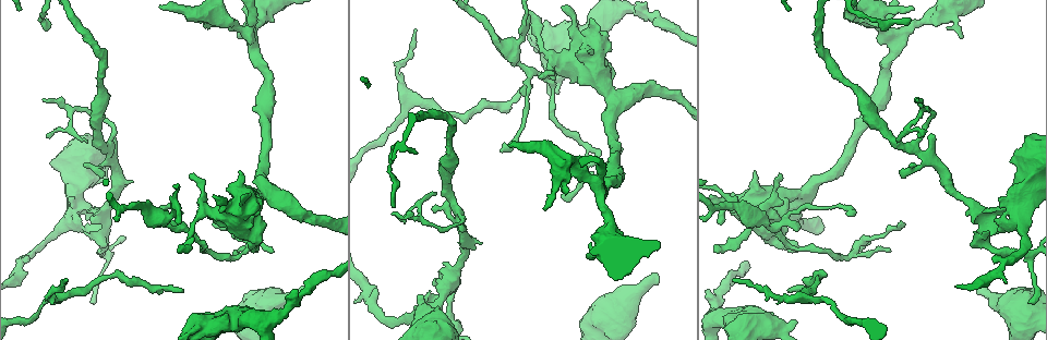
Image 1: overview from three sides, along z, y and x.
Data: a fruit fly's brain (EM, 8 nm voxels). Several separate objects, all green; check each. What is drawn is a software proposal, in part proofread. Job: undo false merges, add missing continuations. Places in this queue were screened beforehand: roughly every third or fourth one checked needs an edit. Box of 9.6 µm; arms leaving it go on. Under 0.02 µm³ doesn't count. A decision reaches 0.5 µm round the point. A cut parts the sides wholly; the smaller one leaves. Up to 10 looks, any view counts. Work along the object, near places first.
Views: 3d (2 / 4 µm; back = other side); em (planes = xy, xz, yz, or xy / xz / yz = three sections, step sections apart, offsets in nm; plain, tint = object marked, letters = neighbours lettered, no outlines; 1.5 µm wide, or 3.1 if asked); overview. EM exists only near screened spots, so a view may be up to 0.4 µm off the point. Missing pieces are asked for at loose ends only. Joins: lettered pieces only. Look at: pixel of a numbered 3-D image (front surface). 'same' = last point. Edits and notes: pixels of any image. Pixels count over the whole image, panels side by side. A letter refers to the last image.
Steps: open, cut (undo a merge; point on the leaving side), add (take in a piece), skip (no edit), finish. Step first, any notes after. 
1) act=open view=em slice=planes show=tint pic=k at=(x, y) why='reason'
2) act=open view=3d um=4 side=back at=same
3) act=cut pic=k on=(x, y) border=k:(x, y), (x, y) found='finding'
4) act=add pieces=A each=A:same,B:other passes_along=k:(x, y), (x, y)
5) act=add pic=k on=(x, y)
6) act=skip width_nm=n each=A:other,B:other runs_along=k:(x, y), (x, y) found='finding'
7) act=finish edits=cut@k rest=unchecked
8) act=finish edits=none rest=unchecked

act=open view=em slice=planes show=plain pic=1 at=(427, 225) why='abrupt turn'

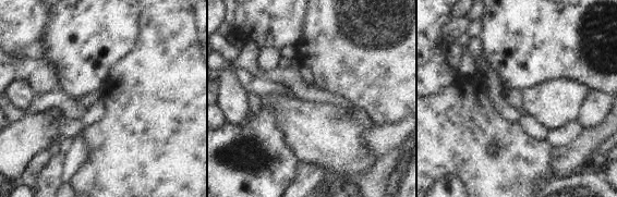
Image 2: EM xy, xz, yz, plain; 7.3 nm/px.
act=open view=em slice=planes show=tint at=same

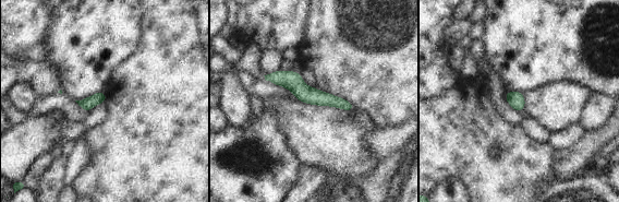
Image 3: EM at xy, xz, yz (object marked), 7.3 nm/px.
act=open view=em slice=planes show=letters at=same

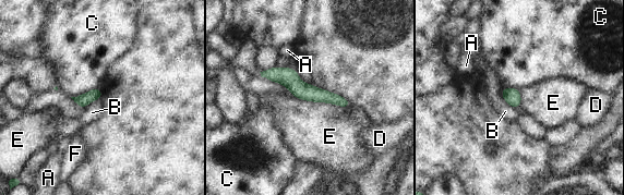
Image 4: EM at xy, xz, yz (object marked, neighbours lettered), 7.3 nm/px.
act=skip each=A:other,B:other,C:other,D:other,E:other,F:other runs_along=4:(264, 74), (347, 105) found='one neuron here'

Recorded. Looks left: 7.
act=open view=em slice=planes show=letters pic=1 at=(857, 246) why='abrupt turn'

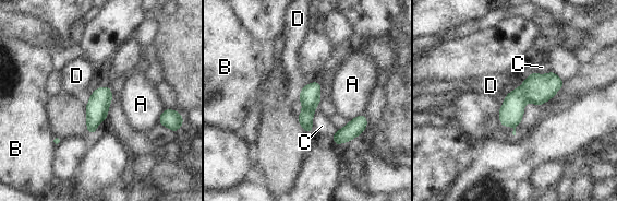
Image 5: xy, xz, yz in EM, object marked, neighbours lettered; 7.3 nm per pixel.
act=skip width_nm=160 longest_contact=C:200nm each=A:other,B:other,C:other,D:other found='one neuron here'

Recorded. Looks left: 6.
act=open view=em slice=yz step=8 show=letters pic=1 at=(979, 291) why='stops while still wide'

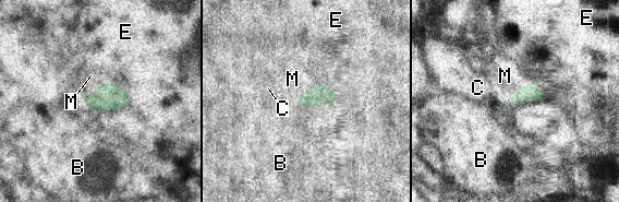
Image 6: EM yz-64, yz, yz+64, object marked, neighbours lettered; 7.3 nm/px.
act=add pieces=M each=B:other,C:other,E:other,M:same passes_along=6:(316, 95), (303, 93), (292, 79) found='the neuron continues'

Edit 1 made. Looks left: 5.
act=open view=em slice=xy step=4 show=letters pic=1 at=(392, 205) why='tapers out'

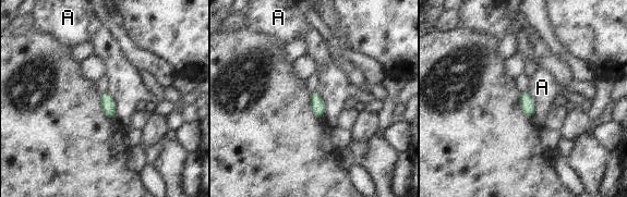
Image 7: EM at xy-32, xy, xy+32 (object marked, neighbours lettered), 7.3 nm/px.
act=open view=em slice=planes show=letters at=same

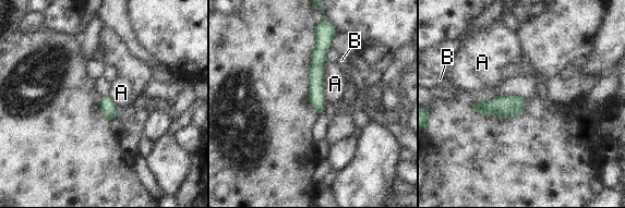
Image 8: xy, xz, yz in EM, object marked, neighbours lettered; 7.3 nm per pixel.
act=skip longest_contact=A:320nm each=A:other,B:other border=8:(325, 60), (323, 99), (326, 104) found='no lettered piece goes on from it'

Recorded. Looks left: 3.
act=finish edits=add@6 rest=unchecked

